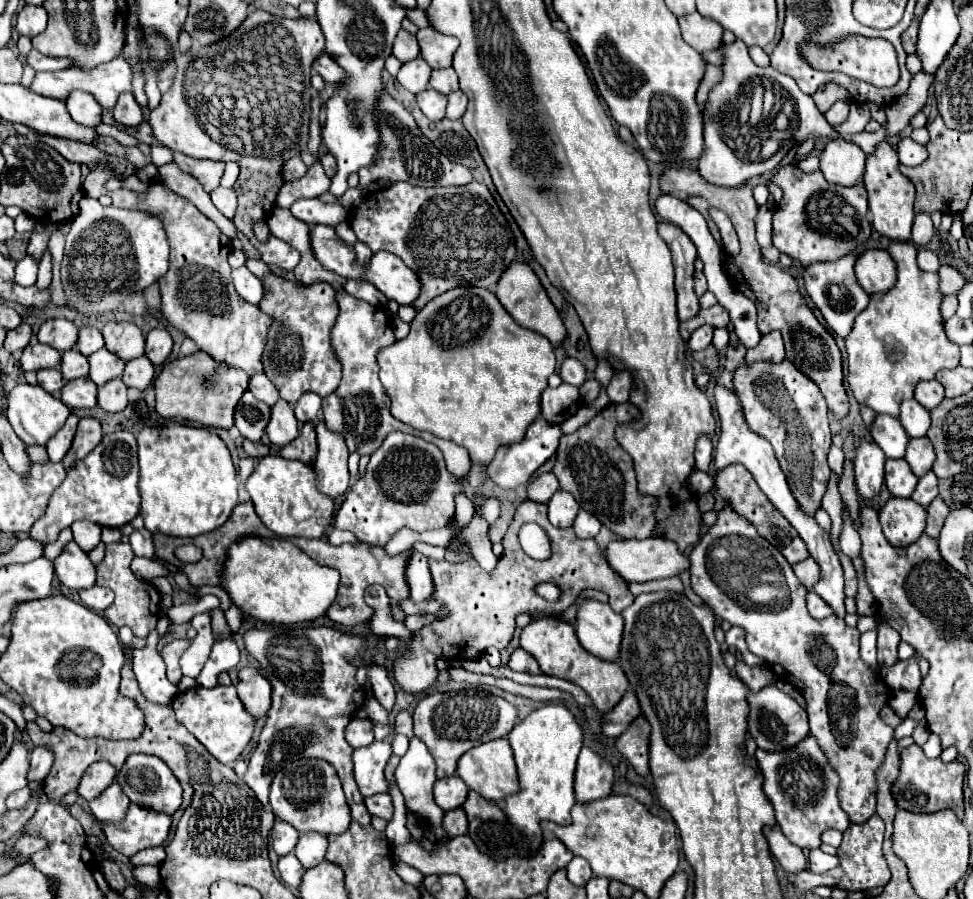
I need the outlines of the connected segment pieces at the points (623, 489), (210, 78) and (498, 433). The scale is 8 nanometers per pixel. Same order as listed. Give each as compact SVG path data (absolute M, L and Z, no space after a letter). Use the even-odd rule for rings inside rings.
M631 402L609 404L603 412L599 412L589 424L581 426L577 432L561 436L559 448L555 452L555 468L561 490L571 492L579 506L591 512L601 524L605 524L611 532L623 538L643 540L651 536L655 526L655 500L647 496L639 496L637 504L637 480L633 472L633 462L629 454L615 442L615 426L621 422L629 422L637 416L637 408Z
M253 10L245 22L241 24L241 28L237 28L237 32L233 32L233 36L213 44L213 46L205 46L205 48L197 48L193 46L189 52L179 52L177 50L177 56L175 56L175 64L177 64L177 74L175 74L175 82L171 86L169 92L163 94L161 98L161 104L151 110L149 114L149 124L151 124L151 130L157 138L159 144L167 146L169 150L173 152L181 152L185 156L191 156L191 158L211 158L211 160L235 160L239 162L241 166L241 176L237 179L237 182L233 185L233 189L237 194L237 212L235 212L235 218L233 218L233 224L237 230L241 230L247 238L251 238L251 242L255 244L255 248L259 250L261 254L261 260L267 262L269 266L277 266L281 270L293 270L297 264L299 264L299 252L295 248L291 248L287 242L275 236L269 238L269 244L257 244L255 236L253 236L253 230L251 230L251 224L257 222L257 220L265 220L269 216L269 212L273 210L275 206L275 198L277 198L277 192L279 188L283 186L283 180L279 178L279 170L283 166L283 162L291 156L299 156L301 150L307 148L307 134L309 134L309 114L311 114L311 108L309 108L309 100L311 100L311 82L309 82L309 72L311 72L311 62L323 52L323 32L317 24L317 20L313 18L297 18L297 20L291 20L291 18L277 18L277 16L271 16L269 12L265 10ZM199 122L207 122L207 130L201 128Z
M453 288L433 298L413 318L409 336L405 340L395 342L391 348L381 350L377 354L377 360L381 366L379 378L391 400L393 418L413 426L415 430L425 430L443 440L451 440L459 446L465 446L471 456L471 470L467 474L471 486L479 486L487 478L485 464L493 458L495 450L501 444L513 444L521 440L527 426L541 414L539 396L547 388L547 378L555 372L553 344L545 336L533 330L525 330L525 328L521 330L519 326L515 326L513 318L495 298L495 294L485 288ZM469 298L483 300L485 308L489 310L489 324L483 328L483 332L477 338L461 346L445 348L441 340L437 340L437 324L441 324L441 336L443 336L443 328L447 328L445 326L447 322L461 320L461 316L469 314Z

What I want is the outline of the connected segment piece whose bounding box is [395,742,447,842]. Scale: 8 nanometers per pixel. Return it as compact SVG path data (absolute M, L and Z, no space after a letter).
M411 742L409 750L405 756L401 756L401 762L395 770L395 782L401 790L401 794L405 796L405 806L407 810L411 810L415 816L421 816L421 820L425 820L427 824L431 824L435 828L435 836L437 840L447 840L447 834L441 828L441 818L443 818L443 810L435 804L433 800L433 784L435 784L435 760L429 754L427 746L423 742Z

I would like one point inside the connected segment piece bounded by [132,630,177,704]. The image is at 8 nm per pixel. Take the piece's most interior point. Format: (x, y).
(149, 667)

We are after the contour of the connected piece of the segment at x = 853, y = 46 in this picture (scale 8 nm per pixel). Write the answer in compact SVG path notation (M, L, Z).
M849 34L849 36L845 36L837 42L829 42L829 44L817 44L813 40L805 40L805 44L801 44L799 50L805 56L805 60L813 68L819 68L819 70L845 72L853 78L859 78L859 80L869 82L879 88L894 86L899 80L895 48L883 38L863 38L863 36Z

